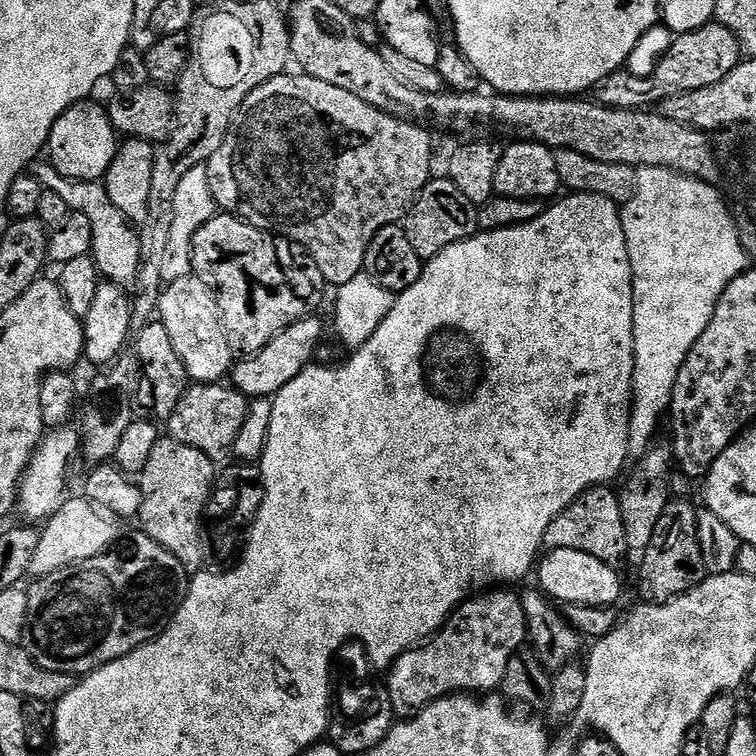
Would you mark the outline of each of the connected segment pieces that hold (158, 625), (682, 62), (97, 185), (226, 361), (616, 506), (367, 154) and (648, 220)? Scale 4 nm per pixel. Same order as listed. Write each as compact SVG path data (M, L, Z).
M136 530L133 536L123 540L124 537L94 558L86 558L86 562L71 564L54 574L33 579L32 584L27 585L30 614L26 647L42 670L73 674L94 672L103 664L128 656L143 644L157 640L172 624L188 592L189 572L182 562L178 562L178 558L174 558L174 554L170 554L170 550L166 550L166 546L154 542L154 538L150 538L143 530Z
M715 22L704 24L702 27L694 29L693 32L681 32L673 40L676 41L669 46L668 53L661 58L660 65L649 76L631 76L628 70L610 74L595 89L595 99L605 108L644 110L665 100L667 96L676 96L679 92L689 92L690 90L702 90L702 86L714 86L714 82L722 82L722 78L726 78L726 74L730 74L730 70L737 68L742 59L740 43L736 35L726 26Z
M49 162L37 163L34 175L46 191L53 191L61 196L68 204L70 212L86 214L90 221L90 227L94 230L92 239L91 258L98 266L101 277L110 284L135 285L140 273L140 259L142 258L142 246L137 225L114 206L110 194L106 194L103 183L100 180L79 181L78 178L63 177Z
M195 274L178 278L160 294L159 323L166 326L170 342L188 371L189 381L197 384L214 384L223 381L234 367L234 353L224 329L224 318L216 296Z
M608 486L590 488L583 492L565 512L550 522L544 535L544 548L582 550L586 554L594 554L598 562L606 562L611 568L619 569L620 563L623 565L628 559L626 526L622 526L619 495Z
M283 74L268 80L258 86L245 99L242 115L235 121L234 127L229 132L226 142L218 146L218 154L208 159L208 173L210 174L210 190L216 199L216 207L221 213L237 216L247 224L260 228L264 232L271 232L283 239L291 240L307 250L310 258L318 262L318 270L322 270L325 281L329 285L339 286L350 282L364 272L364 259L366 250L379 228L391 224L400 224L411 210L413 202L420 196L420 191L428 185L432 172L432 136L424 128L419 128L419 123L409 122L396 114L389 114L362 102L350 90L342 90L338 86L330 86L330 82L322 82L318 78L307 74L290 76Z
M641 168L636 173L634 194L620 208L634 290L634 374L628 451L636 458L653 447L660 419L665 419L672 406L678 370L682 370L682 362L686 362L702 330L710 326L726 286L746 270L736 223L718 189L671 168Z

